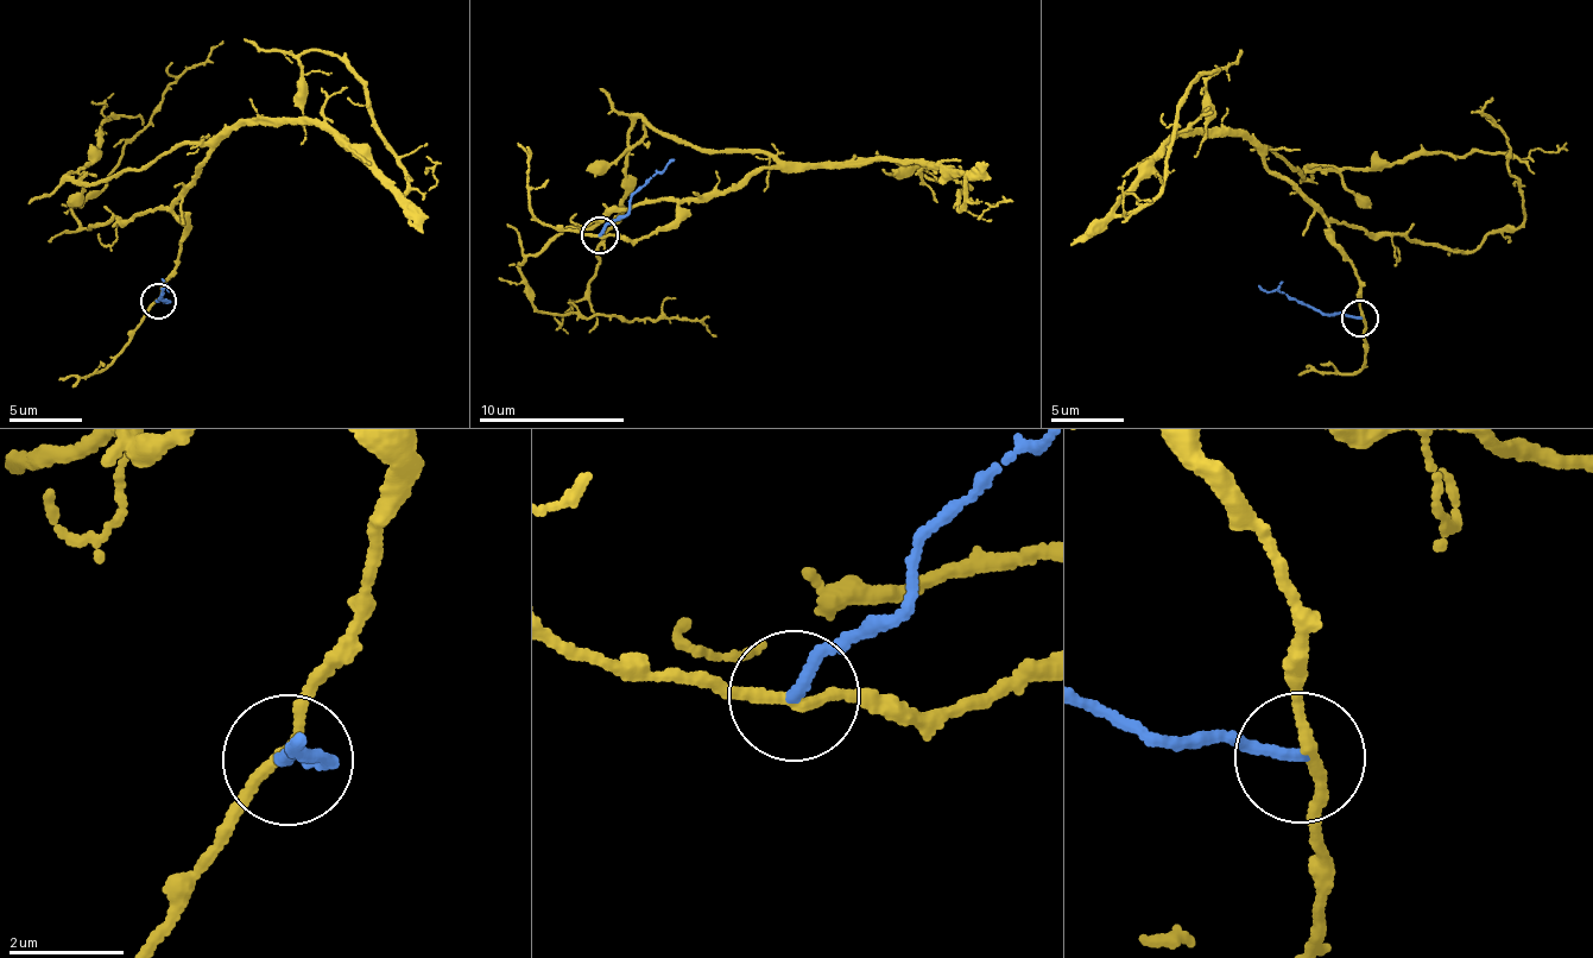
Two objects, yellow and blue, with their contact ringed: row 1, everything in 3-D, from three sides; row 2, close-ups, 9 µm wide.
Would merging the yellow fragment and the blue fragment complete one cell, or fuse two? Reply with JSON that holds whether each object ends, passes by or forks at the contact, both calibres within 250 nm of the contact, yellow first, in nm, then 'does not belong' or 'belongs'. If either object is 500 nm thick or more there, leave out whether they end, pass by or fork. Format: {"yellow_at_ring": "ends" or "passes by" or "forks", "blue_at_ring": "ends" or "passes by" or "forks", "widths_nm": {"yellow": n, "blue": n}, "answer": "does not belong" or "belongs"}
{"yellow_at_ring": "passes by", "blue_at_ring": "ends", "widths_nm": {"yellow": 170, "blue": 190}, "answer": "does not belong"}

